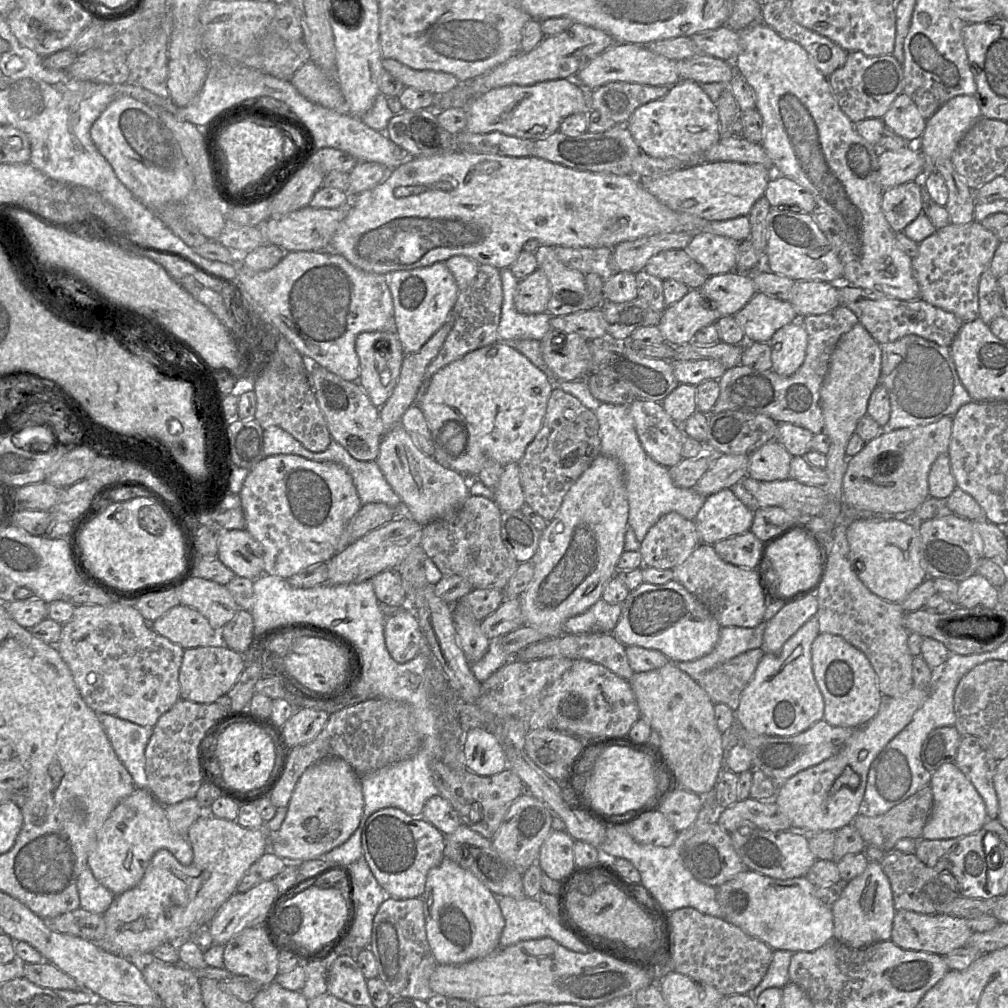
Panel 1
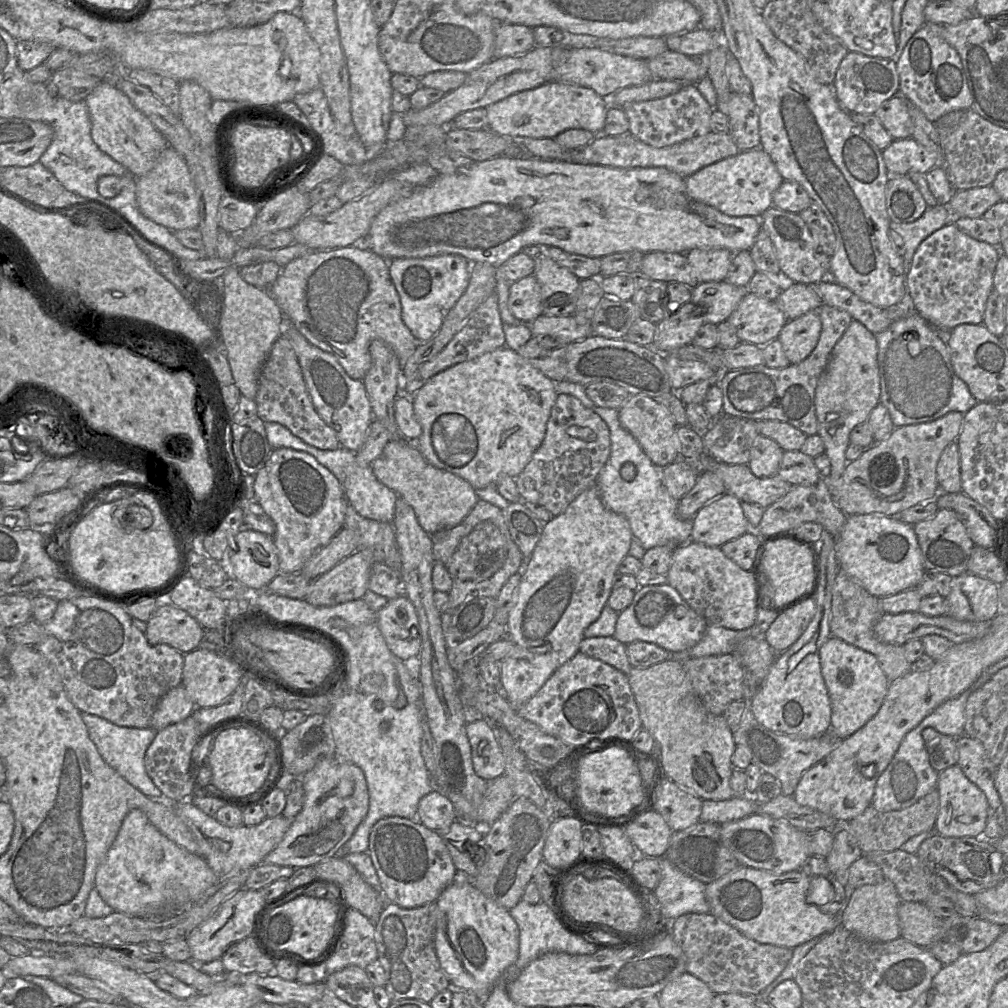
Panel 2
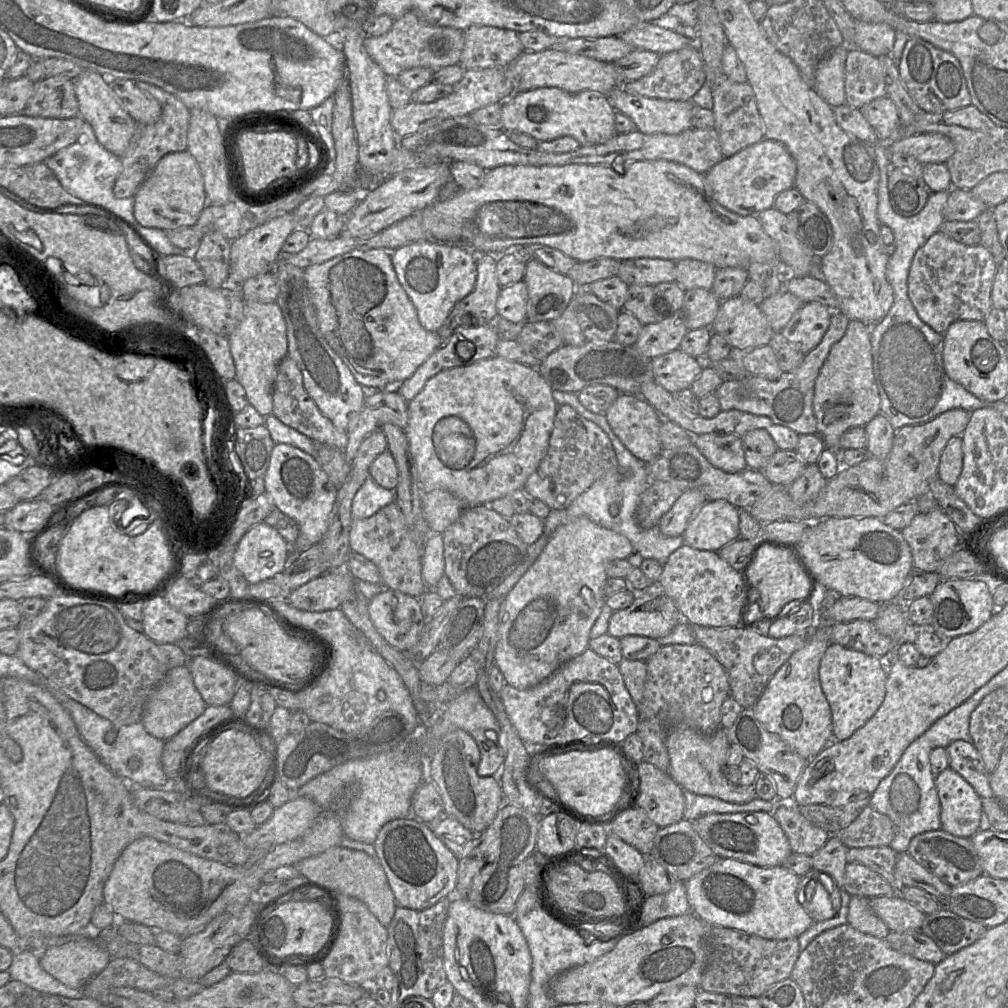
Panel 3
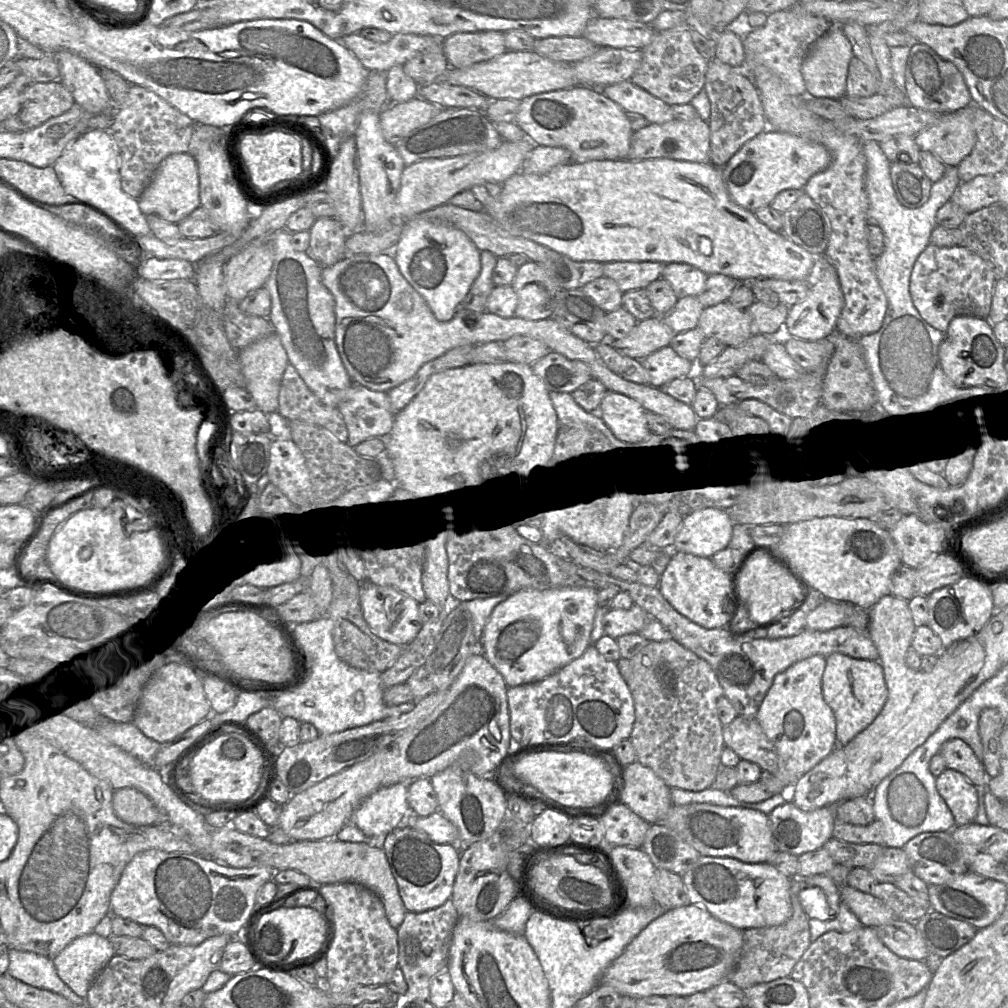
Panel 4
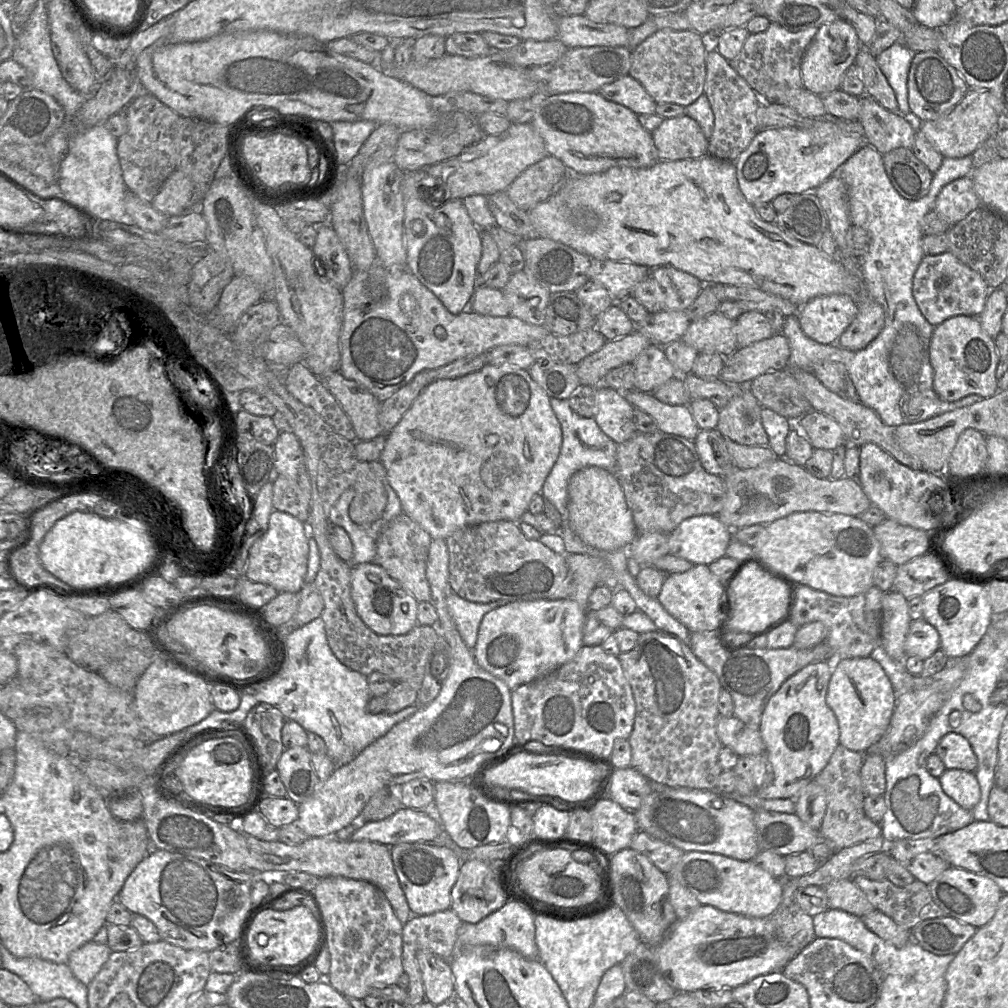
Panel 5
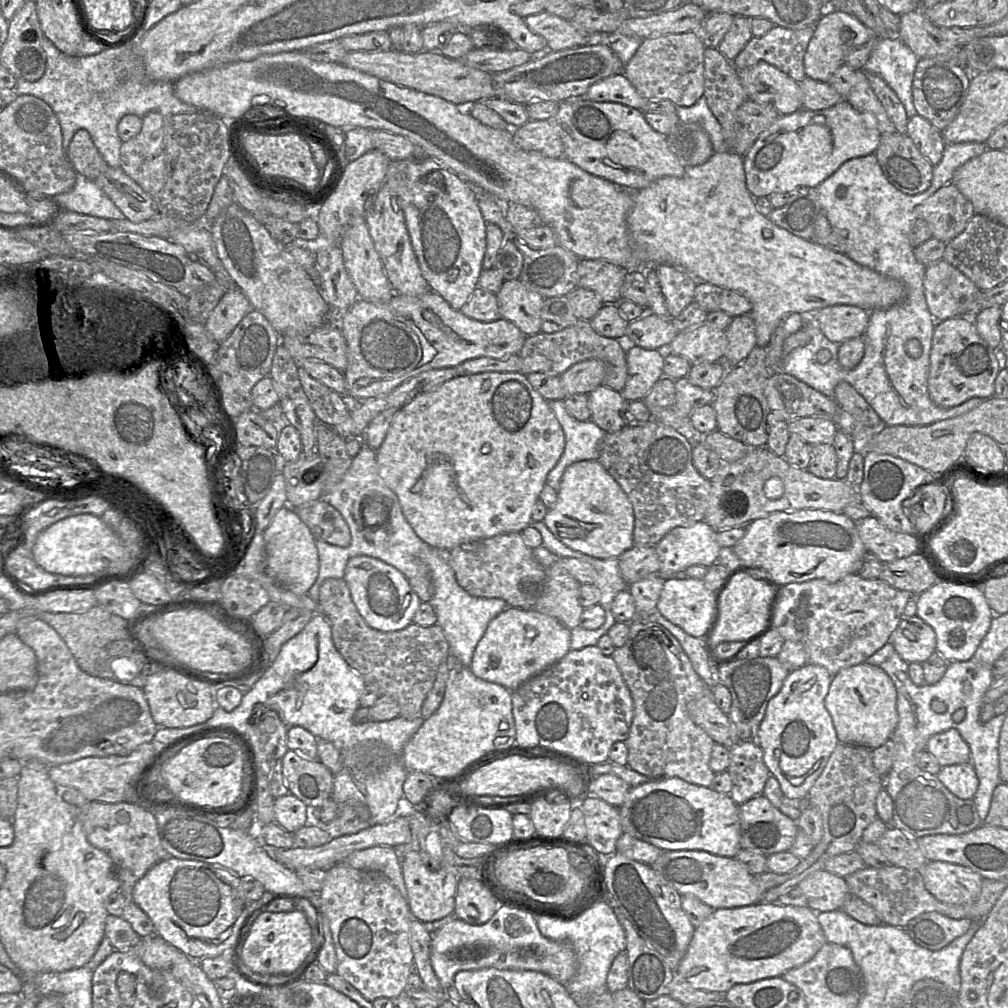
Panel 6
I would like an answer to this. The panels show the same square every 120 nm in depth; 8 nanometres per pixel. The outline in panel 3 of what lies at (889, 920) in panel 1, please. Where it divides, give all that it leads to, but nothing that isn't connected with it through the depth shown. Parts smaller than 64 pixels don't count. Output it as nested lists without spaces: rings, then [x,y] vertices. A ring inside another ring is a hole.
[[[852,896],[849,903],[847,924],[854,929],[885,939],[890,930],[887,925],[873,912],[869,904],[870,898]]]

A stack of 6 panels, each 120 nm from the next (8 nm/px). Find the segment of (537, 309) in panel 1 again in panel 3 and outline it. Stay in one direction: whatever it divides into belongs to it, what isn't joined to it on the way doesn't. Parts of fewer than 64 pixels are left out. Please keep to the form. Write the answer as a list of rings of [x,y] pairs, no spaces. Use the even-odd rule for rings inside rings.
[[[523,280],[501,288],[496,301],[498,316],[517,324],[527,320],[528,291]]]

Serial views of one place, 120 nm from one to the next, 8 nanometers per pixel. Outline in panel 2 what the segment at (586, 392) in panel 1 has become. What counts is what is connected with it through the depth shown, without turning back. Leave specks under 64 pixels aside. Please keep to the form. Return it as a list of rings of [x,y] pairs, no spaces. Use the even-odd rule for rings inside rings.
[[[567,380],[556,383],[556,390],[558,394],[562,393],[575,396],[585,407],[590,408],[597,413],[604,420],[610,430],[610,457],[608,458],[608,461],[596,481],[596,486],[605,506],[608,509],[623,515],[629,521],[633,536],[640,541],[645,550],[650,550],[659,546],[677,548],[691,541],[692,520],[681,520],[677,516],[676,509],[678,501],[670,496],[663,483],[663,468],[655,465],[643,451],[633,435],[621,426],[619,421],[619,409],[597,406],[586,394],[585,388],[586,387],[581,384],[573,383]],[[626,463],[634,464],[637,469],[636,478],[630,482],[625,481],[621,476],[621,469]]]

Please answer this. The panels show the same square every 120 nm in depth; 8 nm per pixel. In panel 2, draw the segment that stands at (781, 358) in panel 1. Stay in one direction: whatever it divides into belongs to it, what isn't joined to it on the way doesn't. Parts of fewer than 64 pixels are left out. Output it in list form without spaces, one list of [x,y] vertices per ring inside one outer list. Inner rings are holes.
[[[810,311],[787,321],[777,339],[790,364],[797,364],[806,359],[813,351],[820,333],[821,320],[818,311]]]

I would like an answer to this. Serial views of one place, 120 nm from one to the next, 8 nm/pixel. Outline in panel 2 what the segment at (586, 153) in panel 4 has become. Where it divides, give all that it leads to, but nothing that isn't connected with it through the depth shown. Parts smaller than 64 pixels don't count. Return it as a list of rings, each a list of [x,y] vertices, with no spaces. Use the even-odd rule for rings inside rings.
[[[551,81],[525,90],[492,104],[487,110],[488,128],[512,138],[555,138],[569,129],[584,129],[603,134],[606,114],[611,102],[594,90],[570,83]]]

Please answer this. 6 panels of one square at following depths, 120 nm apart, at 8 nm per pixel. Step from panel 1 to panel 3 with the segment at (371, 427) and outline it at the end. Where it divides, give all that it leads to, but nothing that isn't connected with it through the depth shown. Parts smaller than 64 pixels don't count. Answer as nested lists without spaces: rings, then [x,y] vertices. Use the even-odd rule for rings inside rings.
[[[280,255],[273,272],[279,286],[276,303],[286,322],[288,356],[298,365],[302,372],[304,387],[319,410],[337,429],[346,431],[349,414],[362,409],[367,390],[355,380],[349,368],[323,336],[315,306],[306,286],[304,269],[285,262]]]

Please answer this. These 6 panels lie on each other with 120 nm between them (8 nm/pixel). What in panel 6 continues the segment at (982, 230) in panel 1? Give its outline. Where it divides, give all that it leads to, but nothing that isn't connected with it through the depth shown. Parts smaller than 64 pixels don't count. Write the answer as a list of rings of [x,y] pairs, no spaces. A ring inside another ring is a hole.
[[[943,259],[926,267],[923,288],[927,308],[936,322],[969,316],[969,303],[980,291],[967,276]]]

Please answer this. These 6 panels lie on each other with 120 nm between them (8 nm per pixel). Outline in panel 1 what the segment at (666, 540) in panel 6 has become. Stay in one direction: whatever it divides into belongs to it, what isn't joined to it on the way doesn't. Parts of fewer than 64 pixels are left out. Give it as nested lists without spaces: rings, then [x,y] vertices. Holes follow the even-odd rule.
[[[723,489],[708,496],[695,519],[701,543],[715,543],[750,531],[754,512],[731,491]]]

